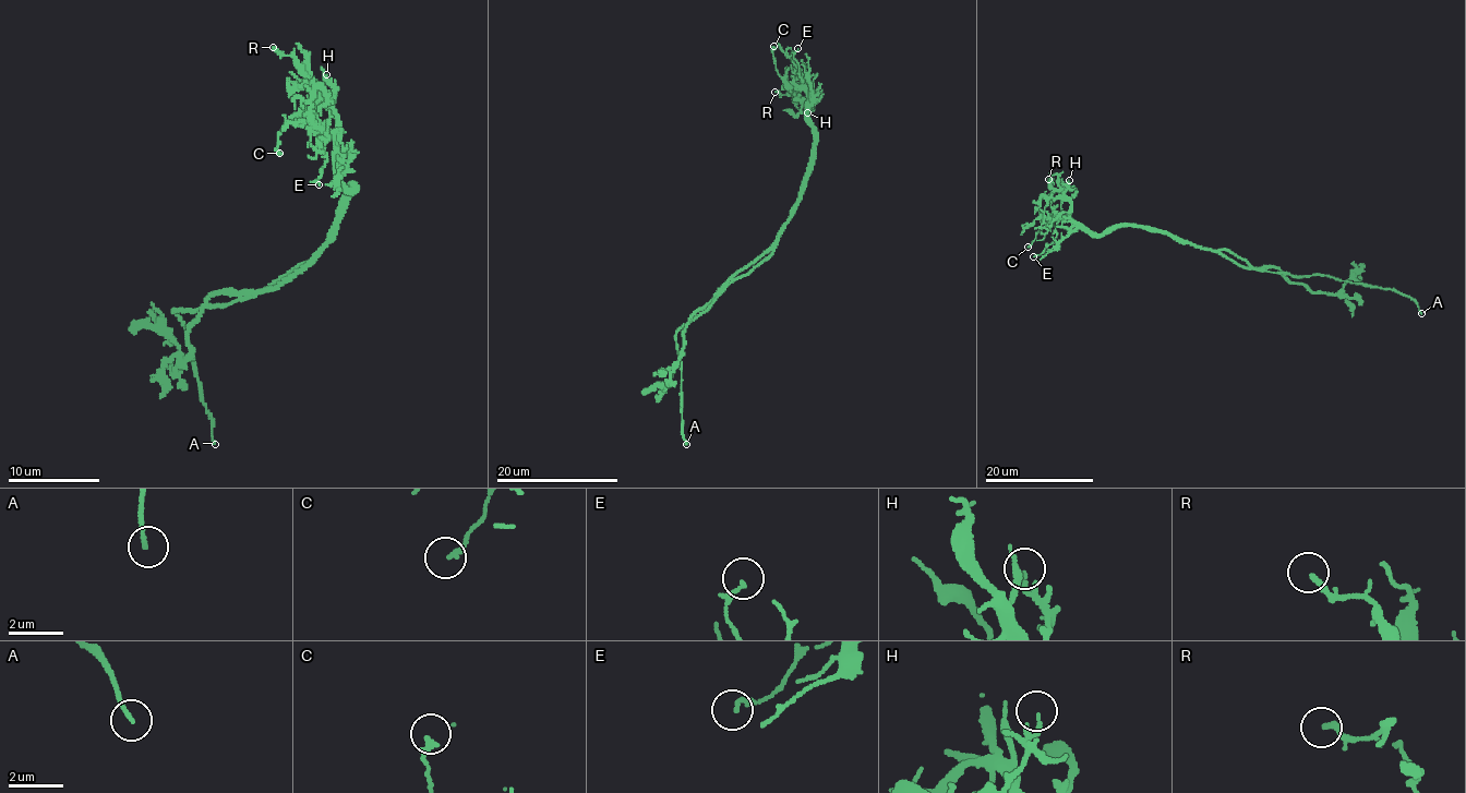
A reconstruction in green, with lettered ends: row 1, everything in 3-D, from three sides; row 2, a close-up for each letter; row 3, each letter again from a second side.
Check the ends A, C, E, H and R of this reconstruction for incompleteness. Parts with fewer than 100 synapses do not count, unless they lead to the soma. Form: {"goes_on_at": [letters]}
{"goes_on_at": ["A"]}

